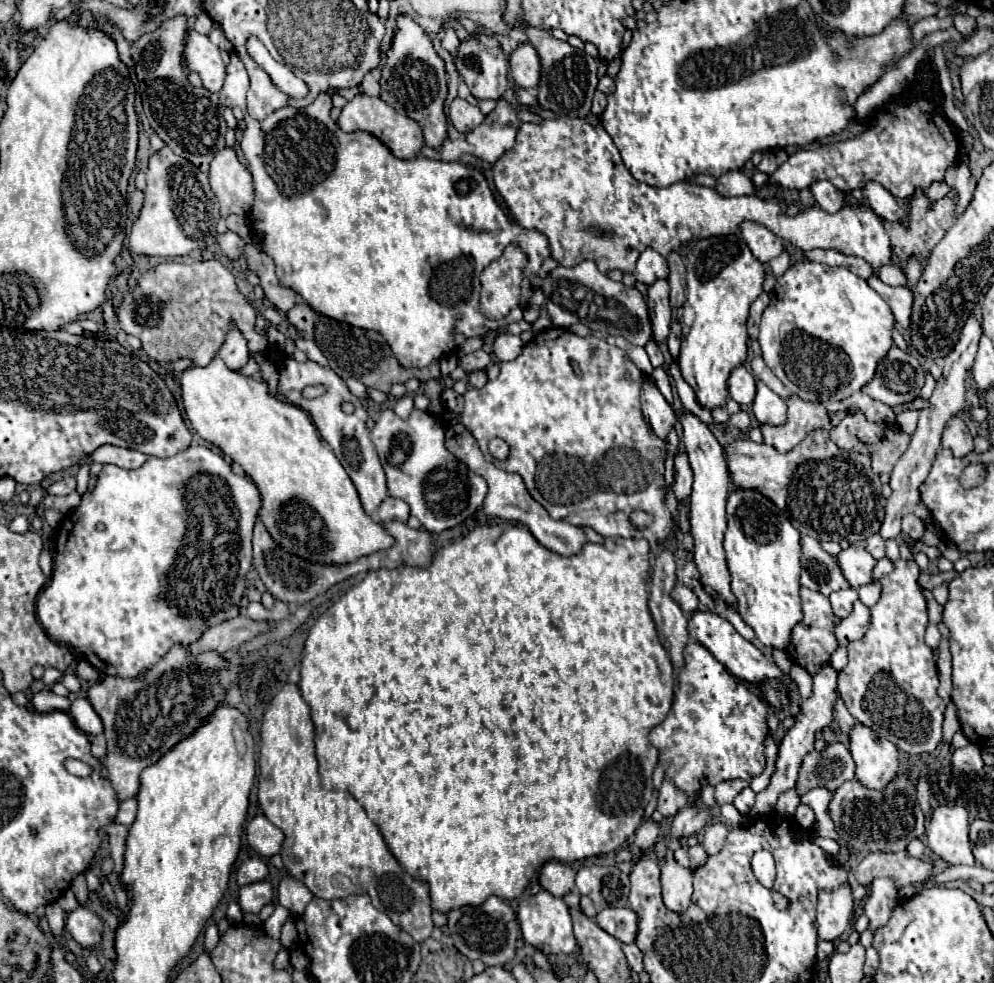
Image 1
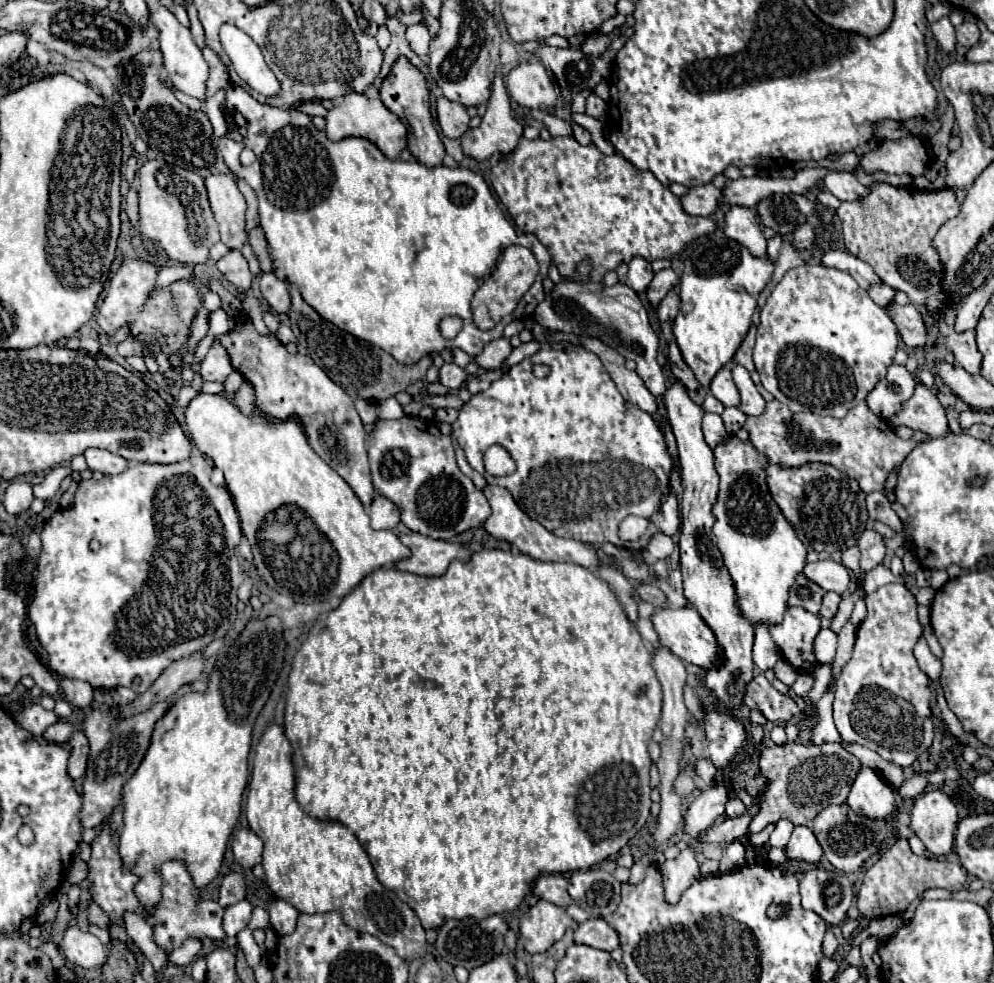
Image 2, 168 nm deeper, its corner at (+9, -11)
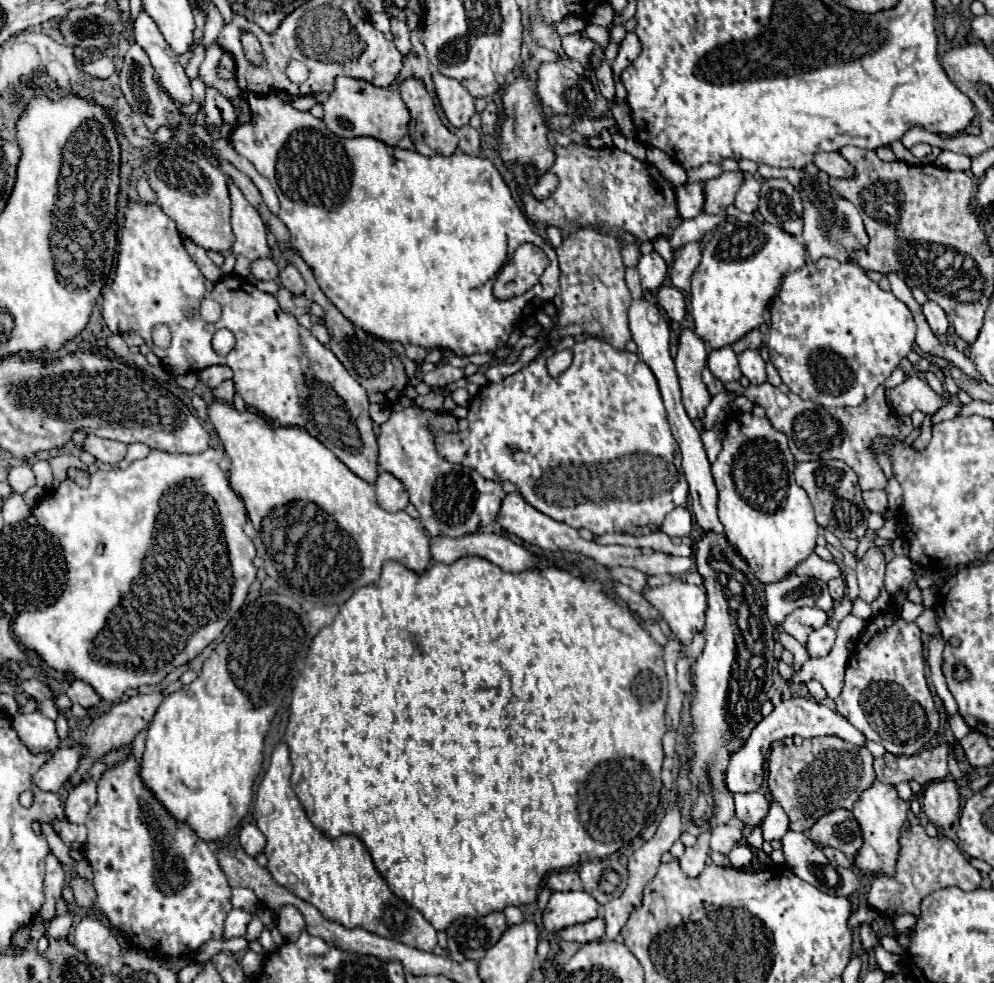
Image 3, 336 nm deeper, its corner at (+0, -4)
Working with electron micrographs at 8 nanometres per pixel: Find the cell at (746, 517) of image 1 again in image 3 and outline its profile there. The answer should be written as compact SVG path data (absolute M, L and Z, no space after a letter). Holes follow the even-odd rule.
M734 412L724 426L722 452L712 464L712 476L718 488L718 518L724 524L724 532L730 544L744 556L750 570L762 584L774 584L790 576L796 566L806 560L816 548L818 524L814 520L812 504L806 492L794 482L796 460L788 450L788 440L782 432L774 430L768 418L756 418L754 414Z

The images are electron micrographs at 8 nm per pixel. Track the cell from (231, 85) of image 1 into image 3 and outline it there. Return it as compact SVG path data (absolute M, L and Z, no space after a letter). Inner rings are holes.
M250 94L248 104L254 118L248 126L238 126L238 136L234 136L234 142L230 138L230 144L234 144L236 152L248 158L254 168L272 182L280 200L278 218L288 226L292 246L312 268L316 282L328 300L358 328L380 340L398 342L402 346L418 344L424 348L454 350L464 356L474 352L494 352L508 342L516 318L536 312L560 292L556 252L534 232L530 242L548 254L550 266L540 276L540 282L526 294L504 302L494 298L492 284L506 260L500 256L500 250L504 240L508 244L508 228L520 218L524 230L528 230L528 222L512 200L510 188L488 158L464 152L454 152L452 156L422 156L416 150L408 152L398 146L394 148L370 136L350 140L340 138L328 132L322 120L314 118L310 112L296 110L288 98L278 94ZM470 290L470 300L480 300L478 306L490 306L488 312L494 312L494 306L500 306L500 322L498 316L482 318L460 312L460 300Z

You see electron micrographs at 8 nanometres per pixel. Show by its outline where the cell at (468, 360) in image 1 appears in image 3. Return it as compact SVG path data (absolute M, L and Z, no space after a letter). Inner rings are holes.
M444 364L444 366L436 366L432 372L424 374L424 382L432 388L436 386L444 386L444 384L450 384L450 382L456 382L464 378L464 368L456 368L456 366L450 366L450 364Z

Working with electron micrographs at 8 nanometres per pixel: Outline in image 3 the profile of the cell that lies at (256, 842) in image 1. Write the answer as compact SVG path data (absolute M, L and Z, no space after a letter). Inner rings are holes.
M246 824L240 830L240 844L250 856L258 856L266 848L266 836L256 828L256 824Z

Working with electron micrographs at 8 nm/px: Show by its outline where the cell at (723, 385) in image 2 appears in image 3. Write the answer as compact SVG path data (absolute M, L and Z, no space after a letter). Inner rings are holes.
M730 346L720 348L720 350L712 350L708 354L708 368L722 384L738 382L742 378L738 358L736 358L736 354L732 352Z

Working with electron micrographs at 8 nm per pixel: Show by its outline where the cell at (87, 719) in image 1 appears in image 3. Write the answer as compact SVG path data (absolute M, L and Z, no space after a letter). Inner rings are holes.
M38 710L32 714L14 714L12 726L20 734L20 740L34 752L56 750L60 746L56 724L42 716Z

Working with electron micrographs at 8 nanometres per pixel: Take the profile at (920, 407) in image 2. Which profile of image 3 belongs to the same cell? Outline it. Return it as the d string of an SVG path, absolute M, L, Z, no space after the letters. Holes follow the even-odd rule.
M908 376L900 386L886 390L886 400L894 408L896 414L910 416L912 412L920 410L924 414L936 414L948 400L936 394L928 382L920 380L918 376Z

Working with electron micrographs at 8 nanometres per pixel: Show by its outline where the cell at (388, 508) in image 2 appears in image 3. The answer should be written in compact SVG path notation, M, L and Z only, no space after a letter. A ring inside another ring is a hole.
M380 472L374 486L376 486L378 504L386 512L400 512L400 510L404 510L408 506L408 492L404 490L402 482L396 480L392 474Z

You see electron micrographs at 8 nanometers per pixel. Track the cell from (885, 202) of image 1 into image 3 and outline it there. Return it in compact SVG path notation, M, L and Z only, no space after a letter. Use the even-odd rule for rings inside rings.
M820 152L816 154L814 164L832 178L848 180L848 176L856 176L856 170L848 160L844 160L844 156L840 156L840 152Z

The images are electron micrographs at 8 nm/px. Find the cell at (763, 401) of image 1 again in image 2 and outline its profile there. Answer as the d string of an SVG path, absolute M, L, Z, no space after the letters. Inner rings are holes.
M735 365L733 367L733 379L735 379L735 385L741 393L741 411L745 415L761 415L763 413L763 407L765 407L765 399L759 395L755 383L751 381L751 375L745 367L739 367Z

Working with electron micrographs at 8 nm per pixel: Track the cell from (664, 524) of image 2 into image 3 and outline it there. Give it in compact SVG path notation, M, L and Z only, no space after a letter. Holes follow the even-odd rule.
M686 506L674 508L674 510L666 516L666 520L664 520L664 524L662 524L660 530L662 530L664 534L668 534L668 536L680 536L680 538L684 538L684 536L688 536L690 530L692 530L692 514L688 512Z

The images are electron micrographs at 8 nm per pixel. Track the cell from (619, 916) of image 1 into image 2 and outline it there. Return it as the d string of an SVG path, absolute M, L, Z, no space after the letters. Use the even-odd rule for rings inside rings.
M589 919L585 923L579 923L573 931L575 943L589 945L603 951L613 951L619 947L619 937L611 925L607 925L605 919Z

